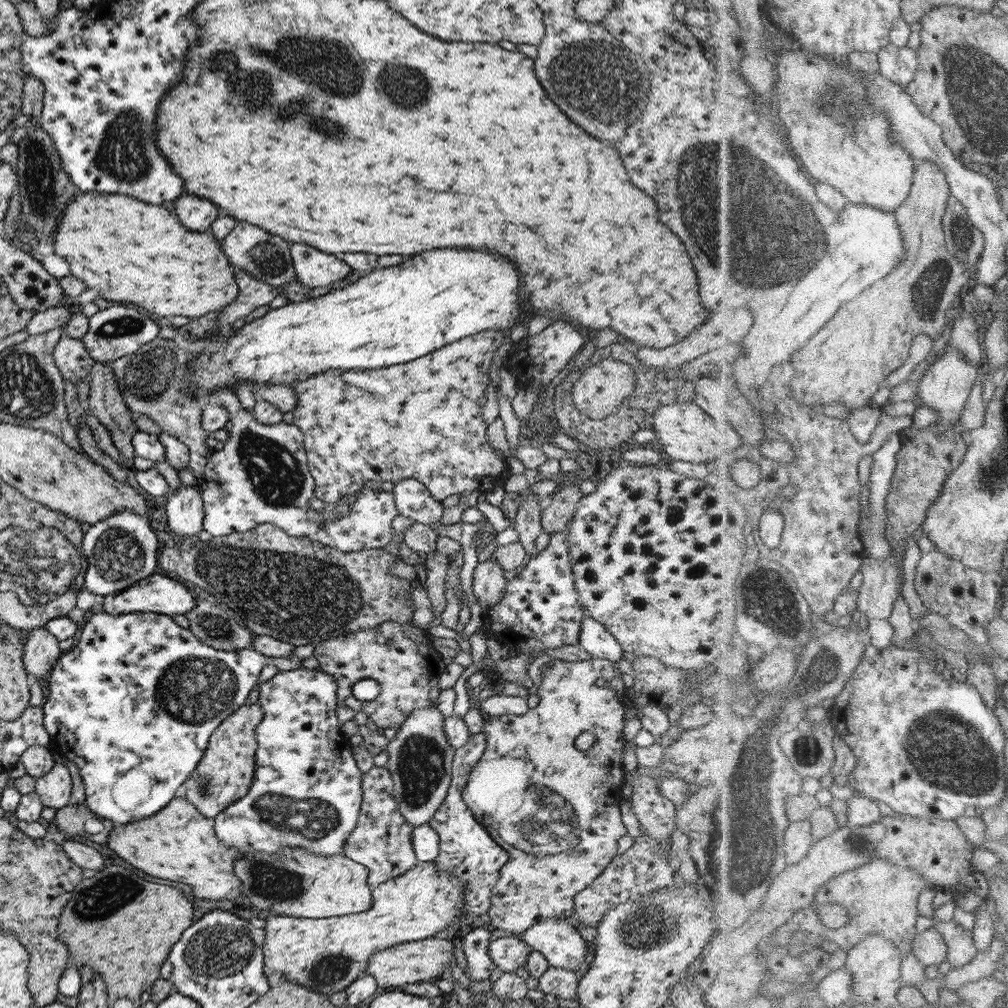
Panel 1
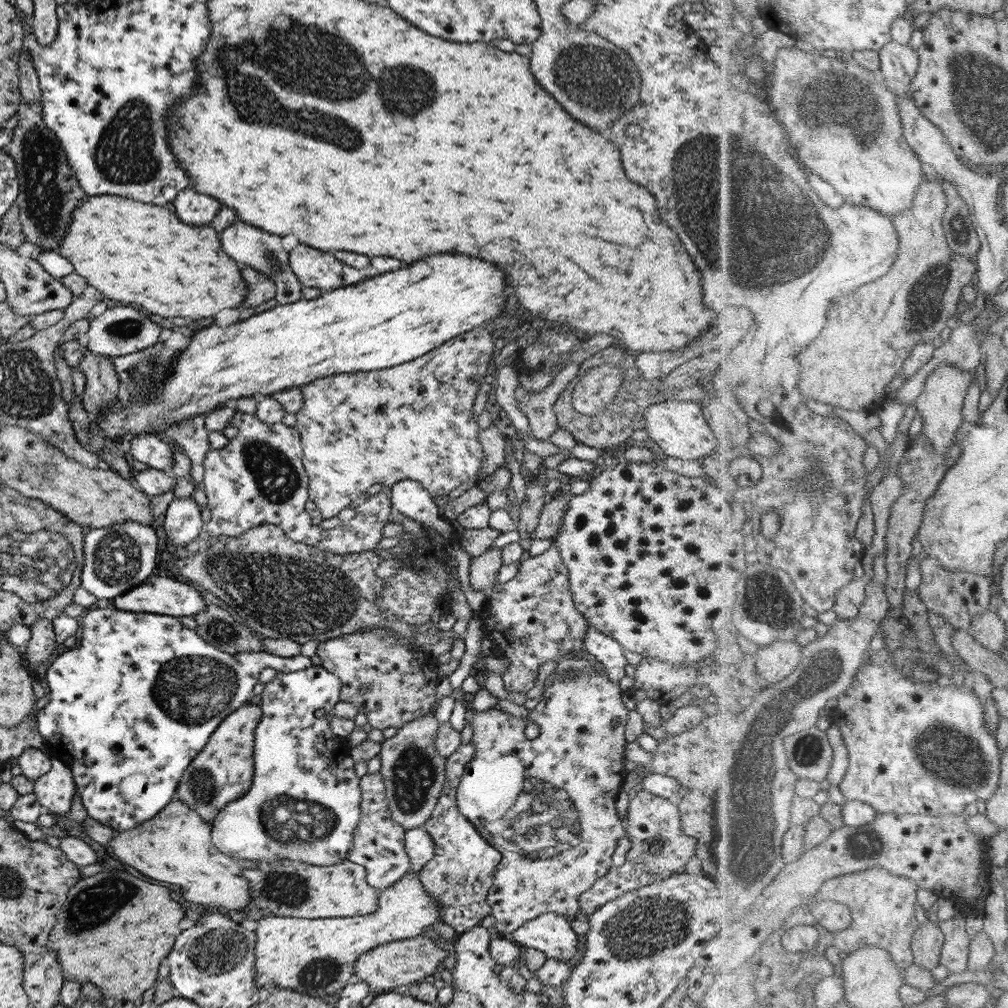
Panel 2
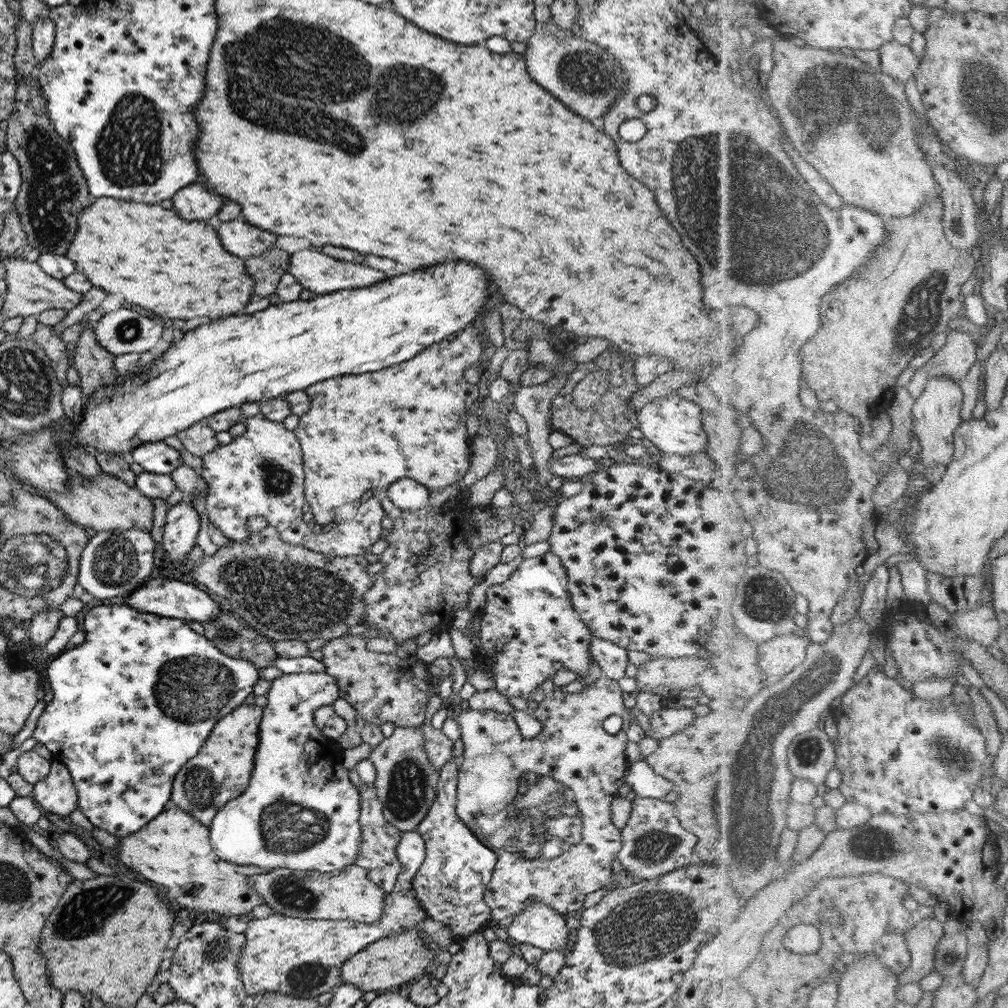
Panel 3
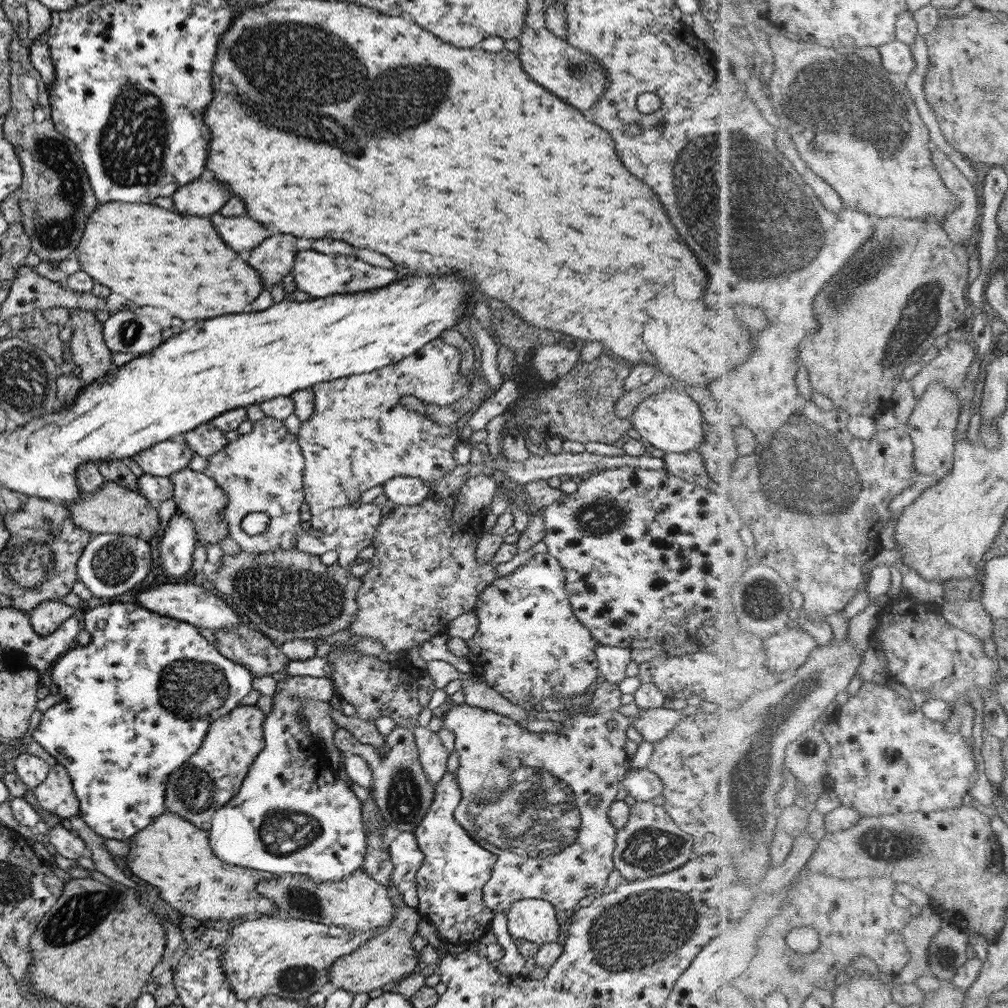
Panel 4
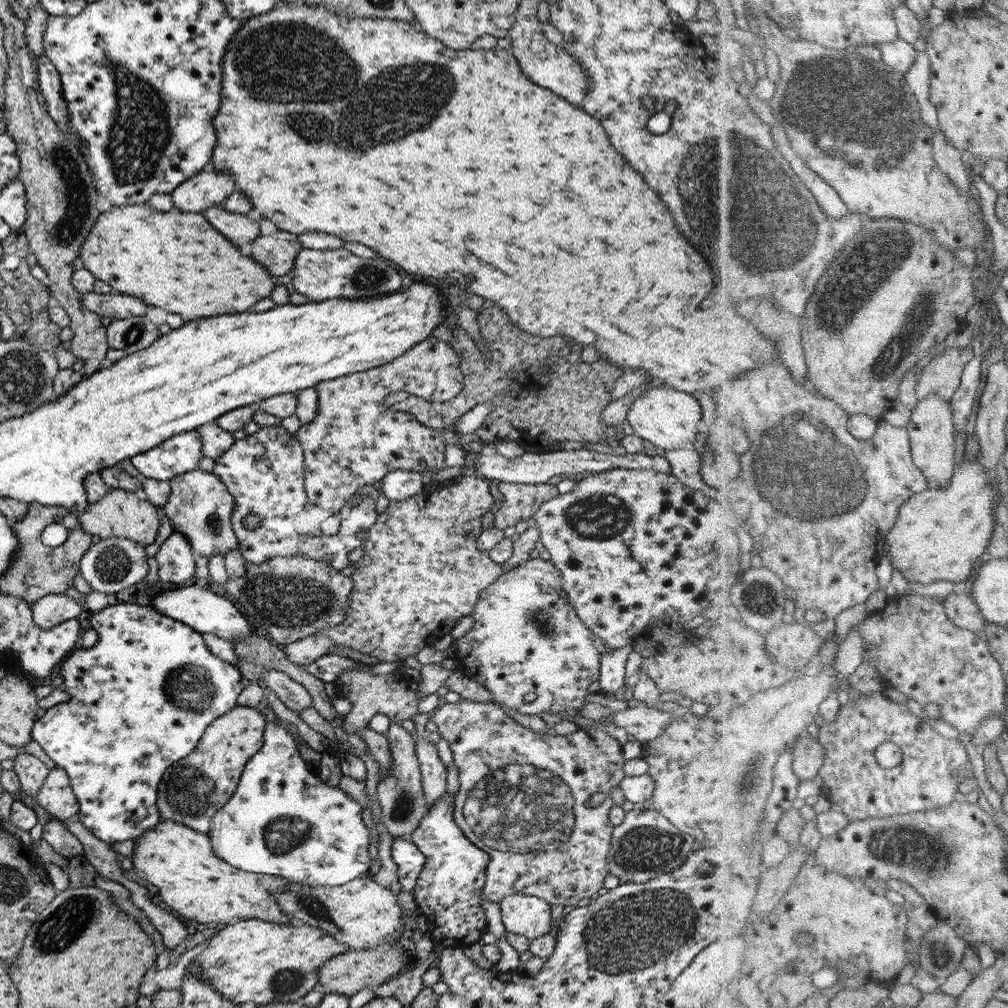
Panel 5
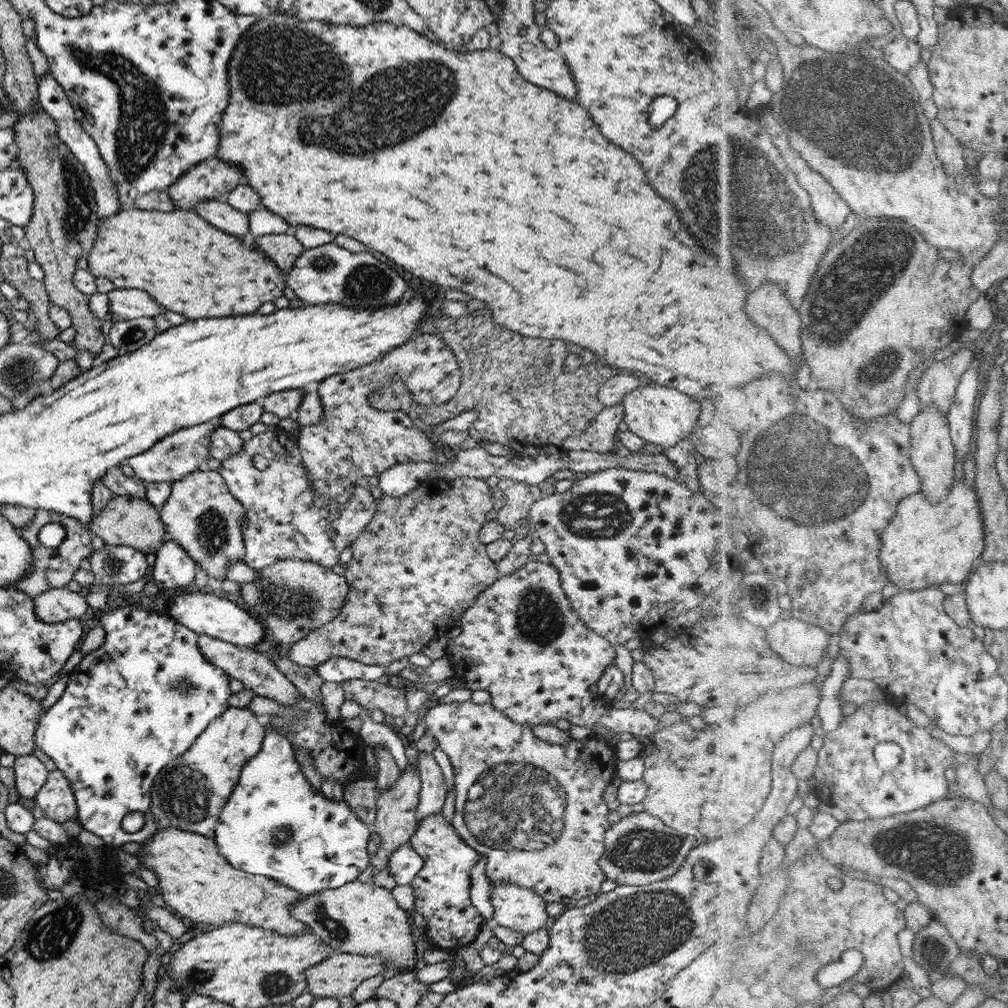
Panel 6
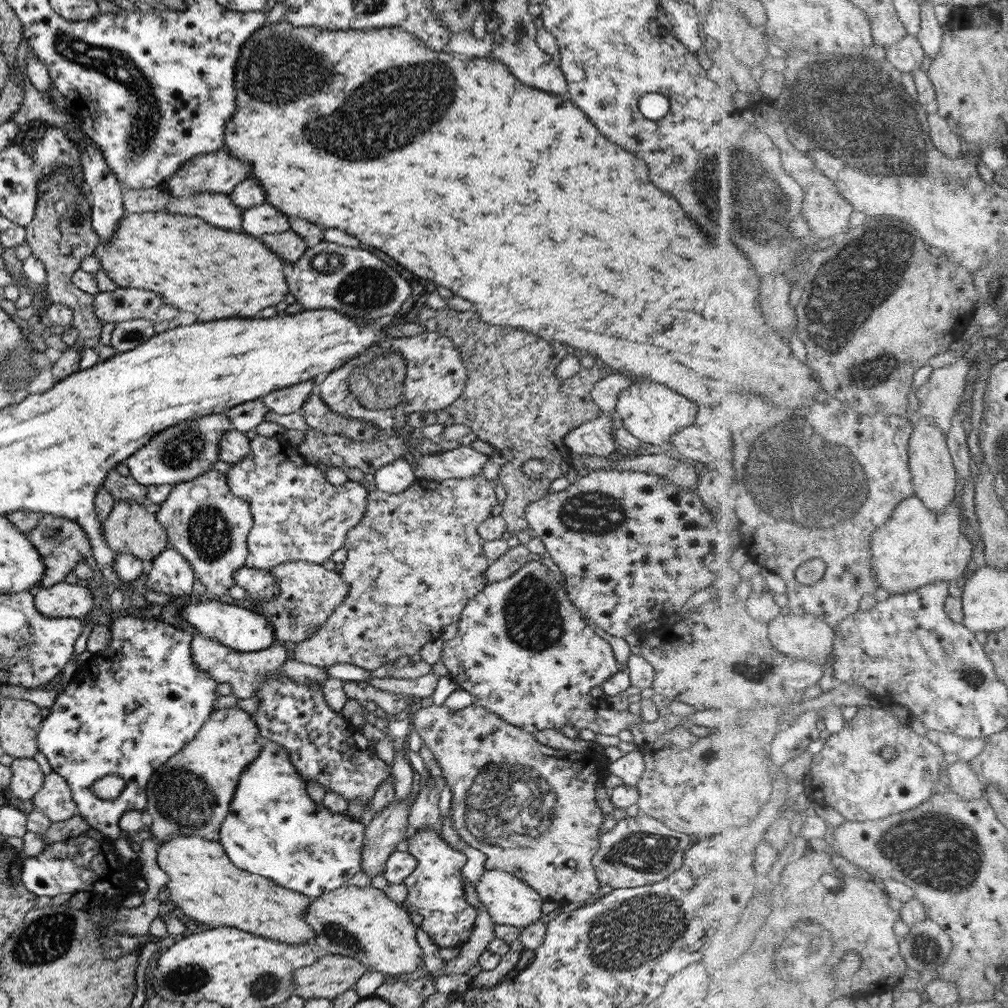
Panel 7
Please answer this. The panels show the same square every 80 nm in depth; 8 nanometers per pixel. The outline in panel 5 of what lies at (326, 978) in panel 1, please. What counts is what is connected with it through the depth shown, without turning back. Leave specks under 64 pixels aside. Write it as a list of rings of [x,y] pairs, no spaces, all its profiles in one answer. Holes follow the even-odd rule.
[[[257,919],[237,921],[235,924],[227,924],[226,927],[212,934],[210,939],[205,939],[205,949],[186,967],[186,973],[193,973],[196,977],[207,981],[223,998],[234,1002],[236,1005],[243,1002],[254,1002],[264,1005],[268,1002],[293,1002],[301,1001],[309,990],[318,983],[318,968],[329,957],[346,953],[345,943],[340,943],[333,936],[321,929],[309,926],[303,922],[291,925],[280,925]]]

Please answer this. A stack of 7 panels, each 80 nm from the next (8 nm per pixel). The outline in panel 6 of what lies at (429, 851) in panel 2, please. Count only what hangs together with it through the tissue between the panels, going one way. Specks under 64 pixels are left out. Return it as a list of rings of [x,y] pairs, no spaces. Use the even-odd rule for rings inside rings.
[[[399,846],[388,856],[389,874],[395,884],[405,886],[411,883],[413,876],[423,865],[422,858],[409,846]]]

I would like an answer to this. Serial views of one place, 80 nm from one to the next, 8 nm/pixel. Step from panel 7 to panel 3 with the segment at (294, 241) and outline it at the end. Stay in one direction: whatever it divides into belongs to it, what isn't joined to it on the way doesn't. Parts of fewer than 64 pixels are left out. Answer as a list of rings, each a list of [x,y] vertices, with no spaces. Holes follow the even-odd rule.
[[[275,245],[261,256],[251,256],[244,261],[246,273],[253,281],[252,292],[257,298],[265,298],[274,293],[280,274],[288,268],[289,254]]]

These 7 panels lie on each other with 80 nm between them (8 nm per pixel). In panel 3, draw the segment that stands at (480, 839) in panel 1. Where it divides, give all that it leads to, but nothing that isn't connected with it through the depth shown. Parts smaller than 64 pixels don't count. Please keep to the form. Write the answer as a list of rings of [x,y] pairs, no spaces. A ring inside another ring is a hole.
[[[461,756],[457,759],[450,757],[438,768],[440,773],[435,799],[414,830],[425,844],[426,855],[411,881],[415,898],[426,912],[426,916],[447,926],[456,941],[473,936],[475,931],[483,930],[491,919],[490,908],[483,902],[483,893],[496,864],[495,851],[483,846],[455,816],[460,760]]]

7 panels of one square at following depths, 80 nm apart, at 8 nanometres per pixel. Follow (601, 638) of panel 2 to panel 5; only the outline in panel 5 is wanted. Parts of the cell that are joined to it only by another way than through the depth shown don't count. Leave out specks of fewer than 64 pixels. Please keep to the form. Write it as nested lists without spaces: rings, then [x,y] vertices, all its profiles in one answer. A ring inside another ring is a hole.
[[[624,646],[618,649],[605,649],[598,666],[598,684],[603,694],[617,693],[625,683],[624,666],[627,654],[634,649]]]

